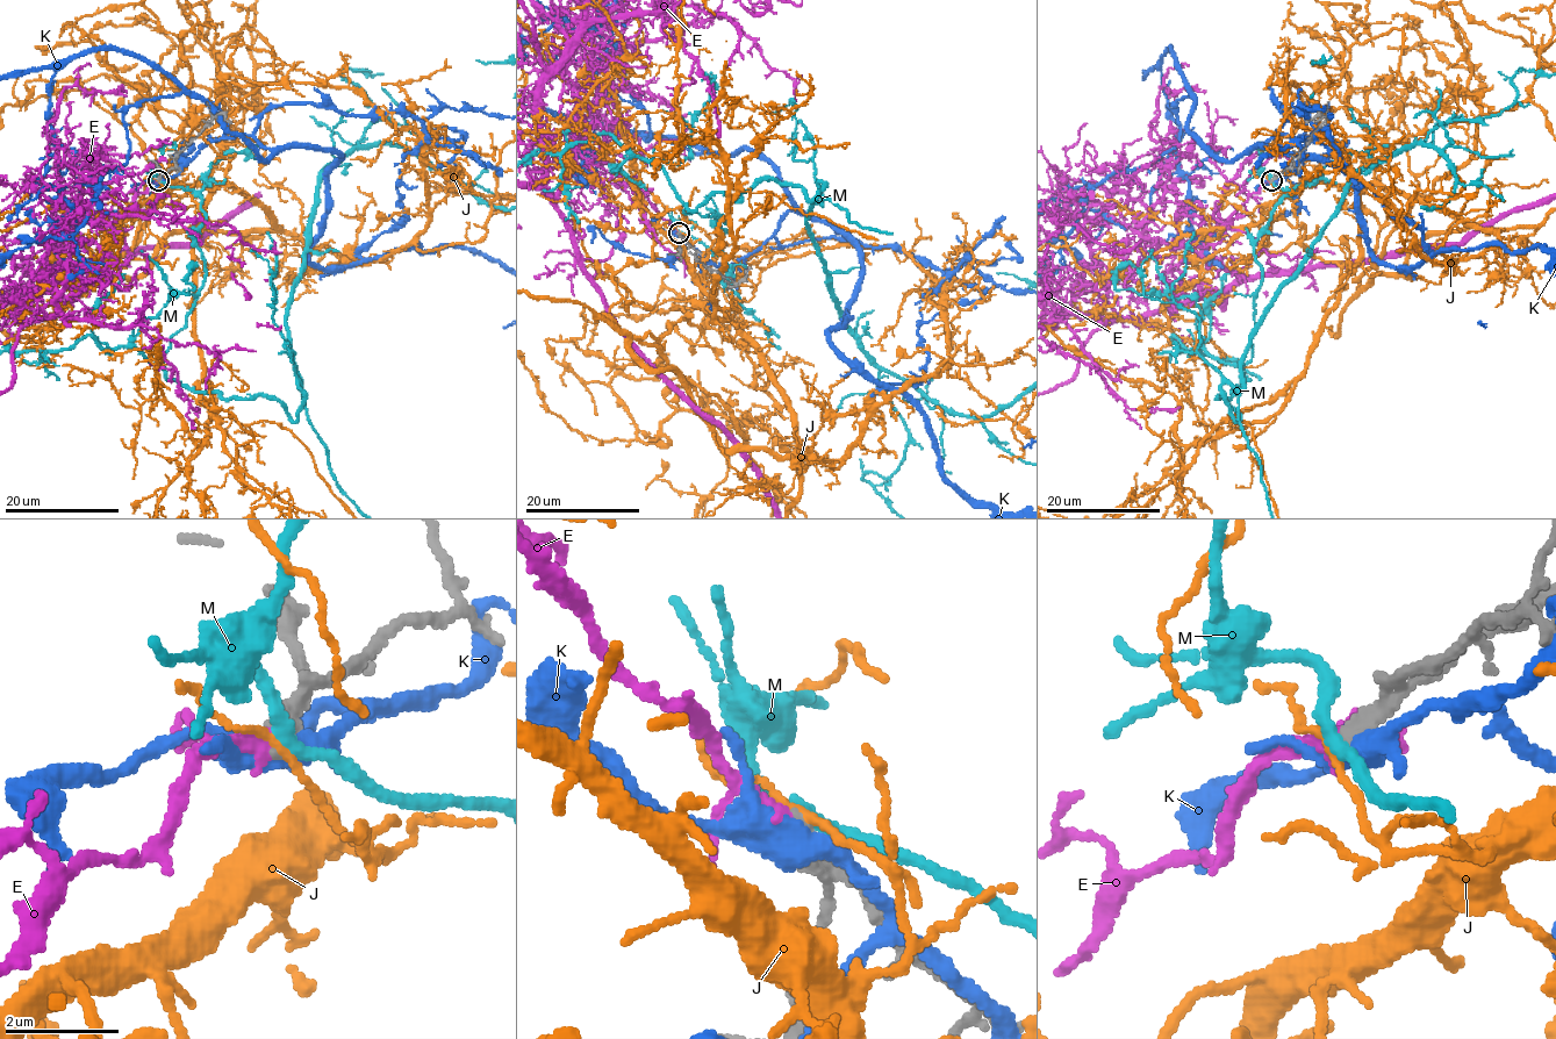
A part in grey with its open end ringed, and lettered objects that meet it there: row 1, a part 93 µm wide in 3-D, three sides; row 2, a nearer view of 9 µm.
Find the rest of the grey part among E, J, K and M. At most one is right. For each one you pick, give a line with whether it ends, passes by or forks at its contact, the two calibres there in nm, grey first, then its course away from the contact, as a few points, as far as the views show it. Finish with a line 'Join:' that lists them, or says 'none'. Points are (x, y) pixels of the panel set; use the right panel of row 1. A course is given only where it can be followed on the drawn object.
E: it ends; calibres 360 and 360 nm
Join: E

